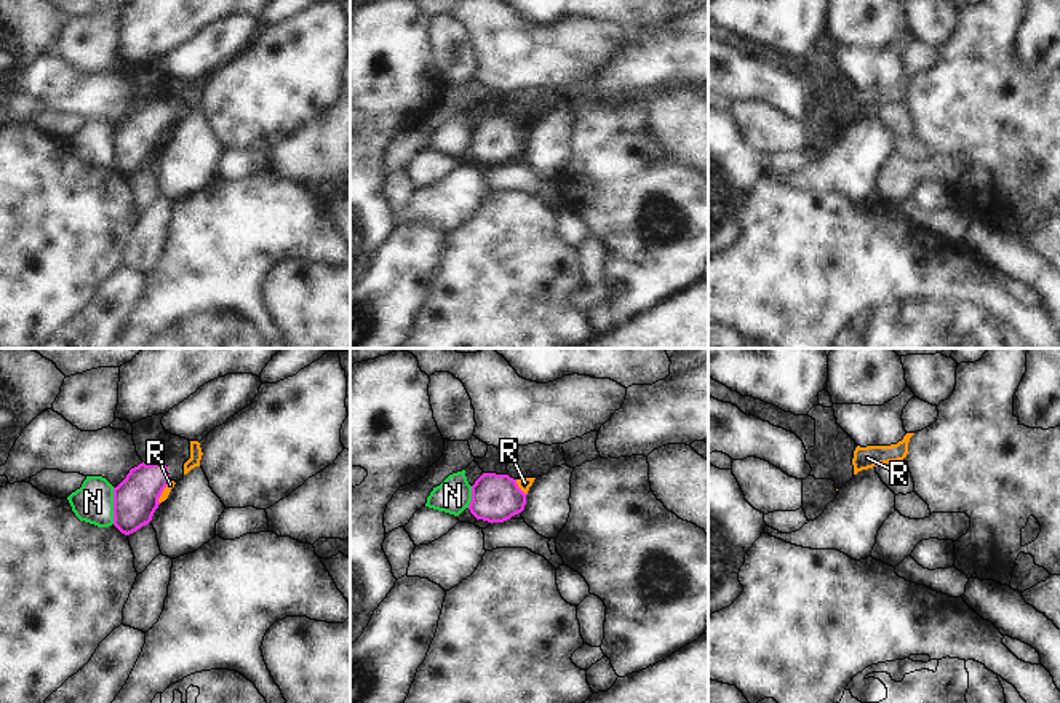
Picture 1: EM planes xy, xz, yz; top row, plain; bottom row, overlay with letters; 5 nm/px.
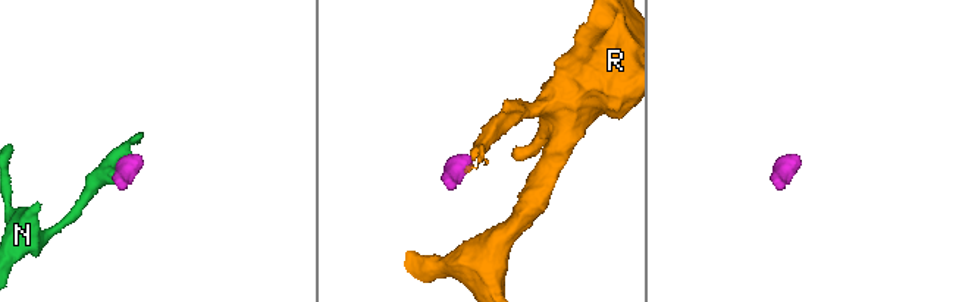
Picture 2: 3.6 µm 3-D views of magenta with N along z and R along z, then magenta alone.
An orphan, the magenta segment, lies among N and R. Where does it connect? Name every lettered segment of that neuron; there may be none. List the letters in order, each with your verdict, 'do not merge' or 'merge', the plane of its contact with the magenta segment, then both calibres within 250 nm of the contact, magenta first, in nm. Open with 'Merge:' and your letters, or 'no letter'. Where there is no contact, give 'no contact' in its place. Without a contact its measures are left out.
Merge: R
N: do not merge | xy | 220/200 nm
R: merge | xy | 220/40 nm

